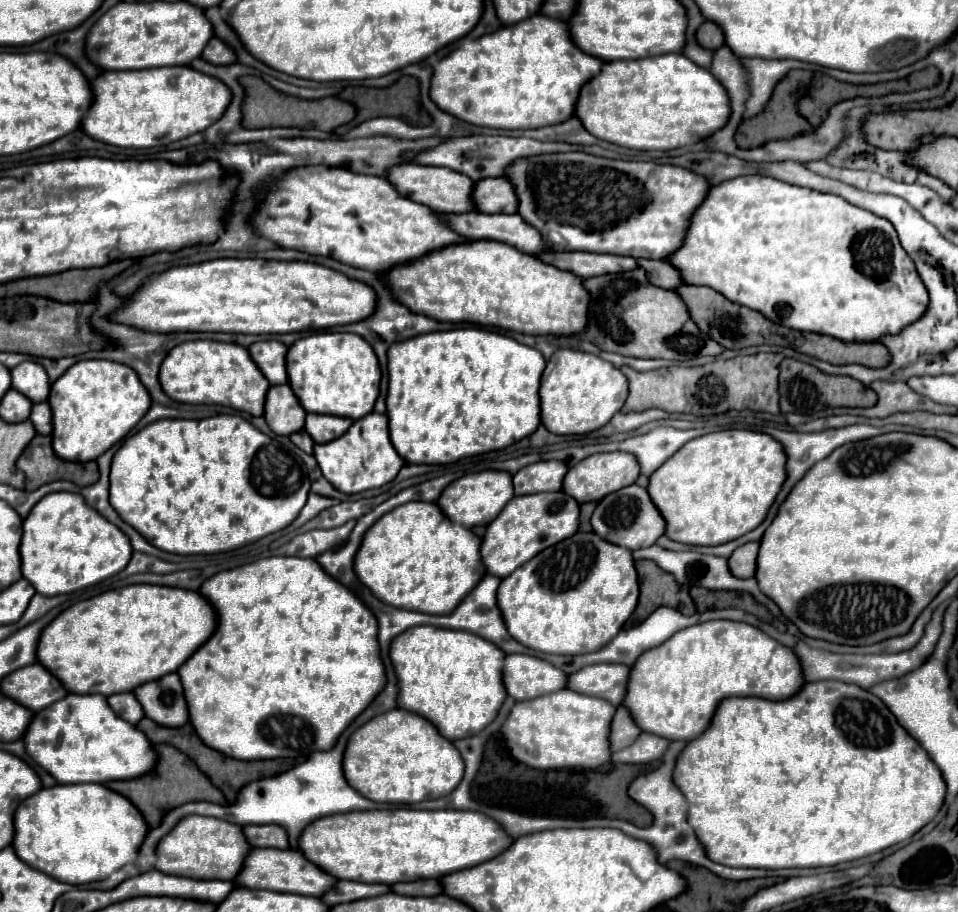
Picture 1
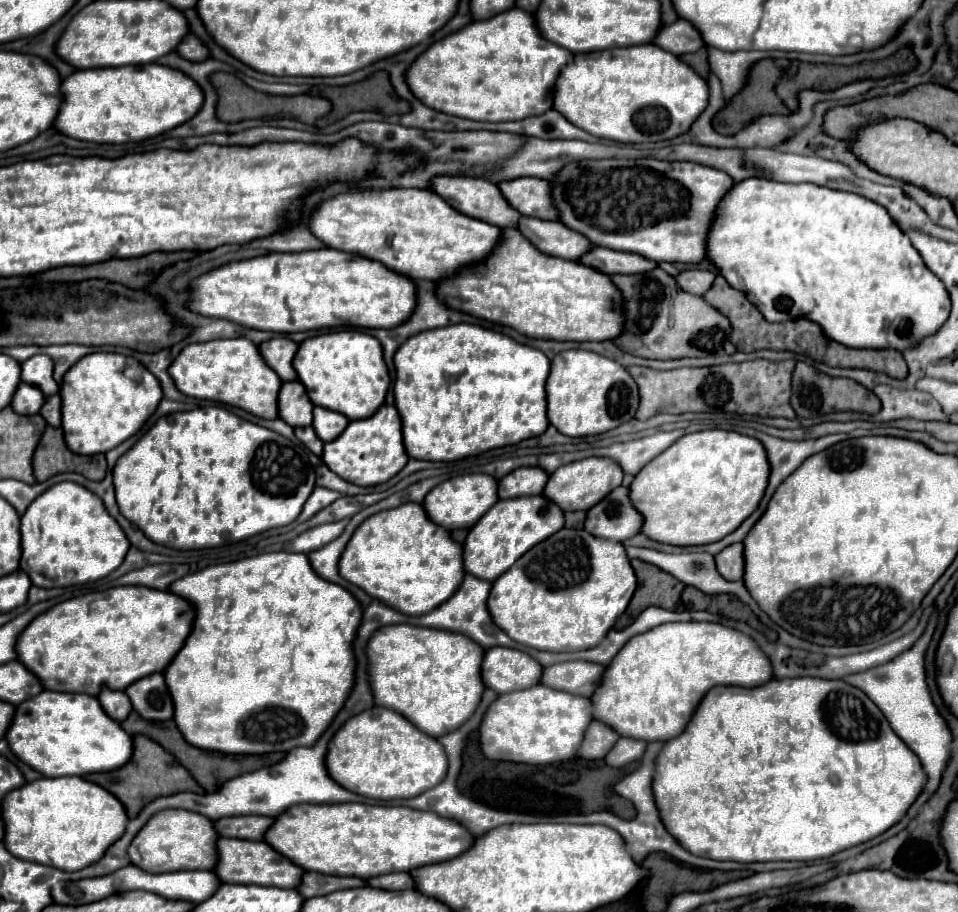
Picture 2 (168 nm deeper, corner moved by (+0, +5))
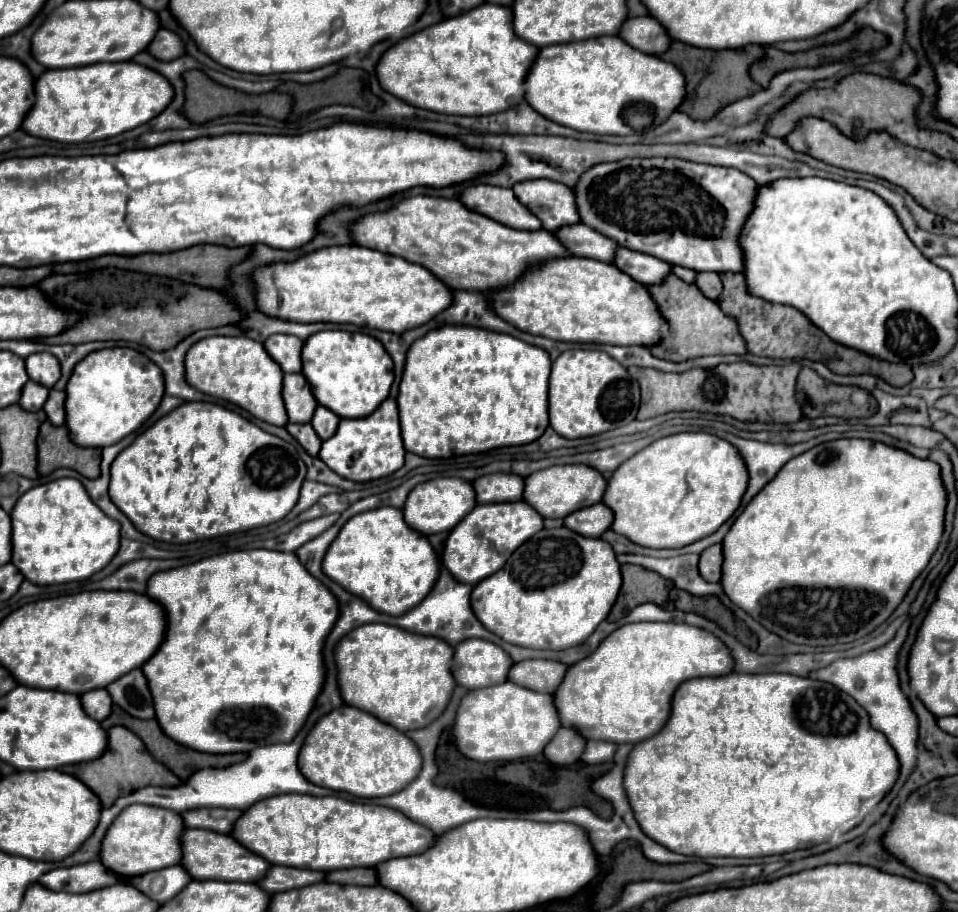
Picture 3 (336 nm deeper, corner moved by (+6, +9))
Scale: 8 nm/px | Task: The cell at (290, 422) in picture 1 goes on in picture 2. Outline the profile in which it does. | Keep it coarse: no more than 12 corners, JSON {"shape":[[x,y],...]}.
{"shape":[[300,381],[282,383],[278,417],[290,427],[312,423],[312,401]]}

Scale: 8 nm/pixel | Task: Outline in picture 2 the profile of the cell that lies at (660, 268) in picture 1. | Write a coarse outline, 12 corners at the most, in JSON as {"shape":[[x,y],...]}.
{"shape":[[686,269],[676,279],[680,289],[704,295],[716,273]]}

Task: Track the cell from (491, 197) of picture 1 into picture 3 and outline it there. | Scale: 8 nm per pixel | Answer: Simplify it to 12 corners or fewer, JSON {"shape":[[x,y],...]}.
{"shape":[[526,181],[514,193],[554,233],[580,221],[572,189]]}

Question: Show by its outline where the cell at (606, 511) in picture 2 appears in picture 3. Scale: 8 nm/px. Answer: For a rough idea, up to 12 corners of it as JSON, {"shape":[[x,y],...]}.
{"shape":[[602,503],[574,511],[564,527],[584,537],[610,529],[612,511]]}

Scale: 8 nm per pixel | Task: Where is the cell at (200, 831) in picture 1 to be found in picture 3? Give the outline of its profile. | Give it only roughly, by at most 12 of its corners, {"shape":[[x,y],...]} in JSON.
{"shape":[[130,805],[100,847],[106,869],[136,877],[178,865],[174,815]]}

